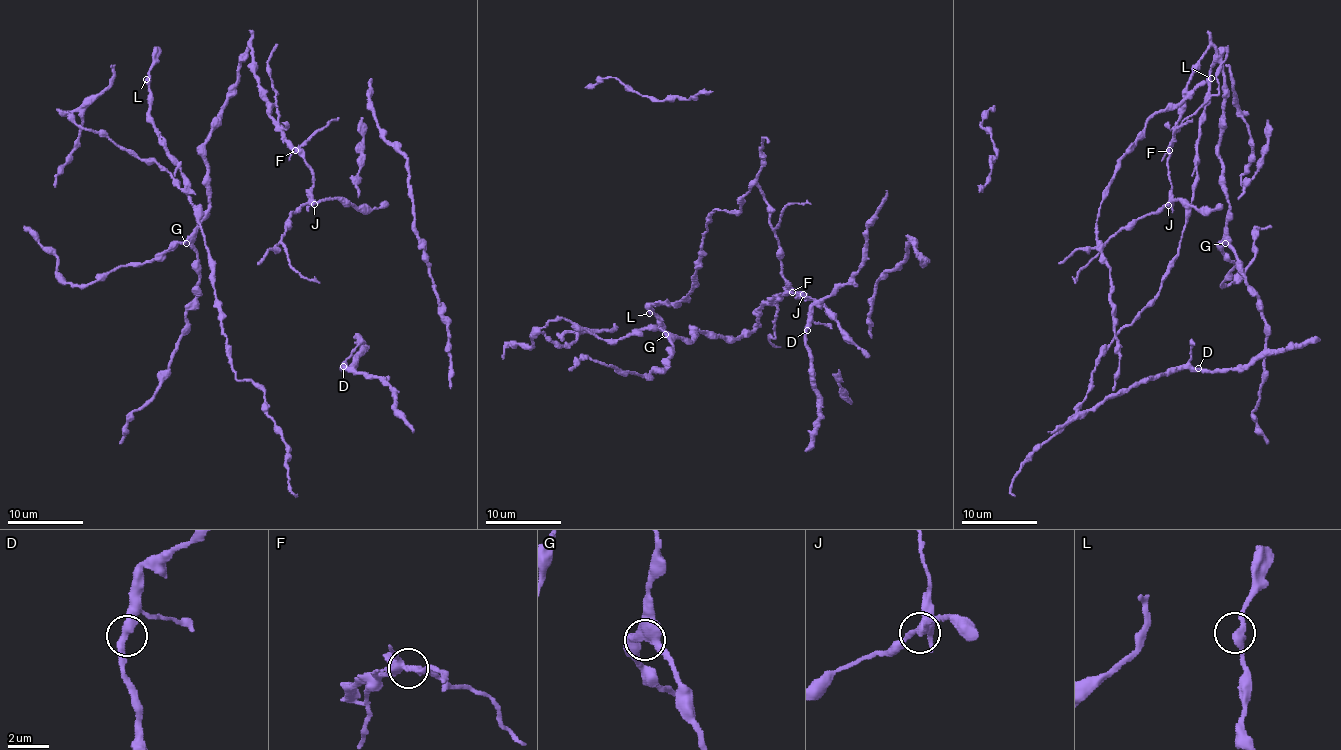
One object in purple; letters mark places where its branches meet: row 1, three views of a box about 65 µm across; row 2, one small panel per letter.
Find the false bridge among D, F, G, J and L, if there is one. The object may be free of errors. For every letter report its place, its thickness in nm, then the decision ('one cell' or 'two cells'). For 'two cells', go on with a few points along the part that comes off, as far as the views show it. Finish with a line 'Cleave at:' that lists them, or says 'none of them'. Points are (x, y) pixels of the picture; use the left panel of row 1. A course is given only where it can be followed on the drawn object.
D: (343, 366) | 400 nm | one cell
F: (295, 150) | 360 nm | two cells | (295, 149), (338, 117)
G: (186, 243) | 360 nm | one cell
J: (314, 204) | 360 nm | one cell
L: (146, 79) | 360 nm | one cell
Cleave at: F

